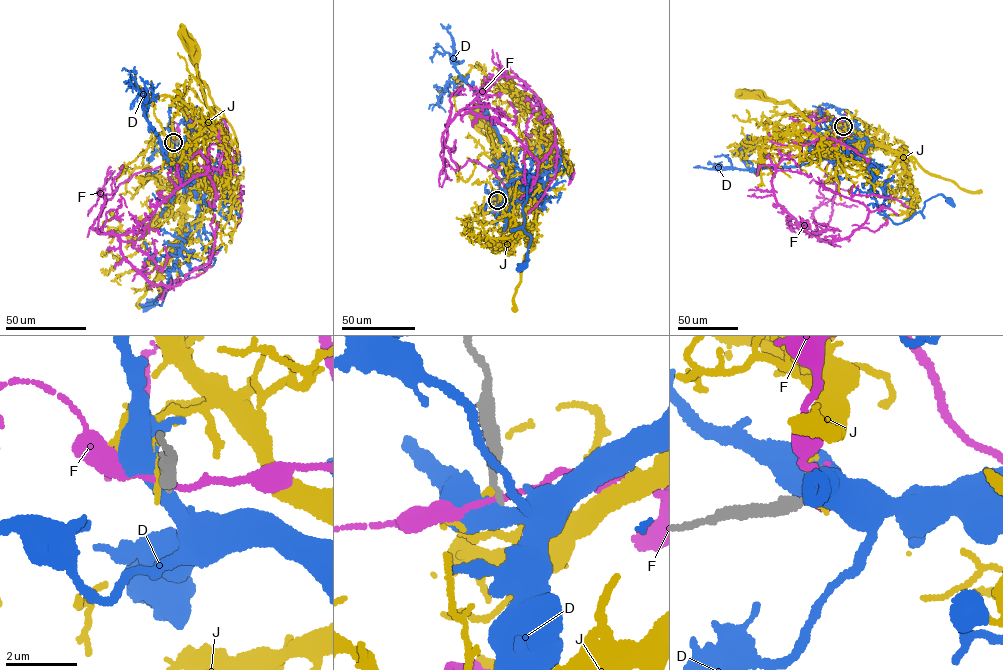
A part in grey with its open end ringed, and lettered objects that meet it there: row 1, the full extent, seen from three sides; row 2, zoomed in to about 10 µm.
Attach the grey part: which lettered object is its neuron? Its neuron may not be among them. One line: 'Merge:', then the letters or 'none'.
Merge: none

